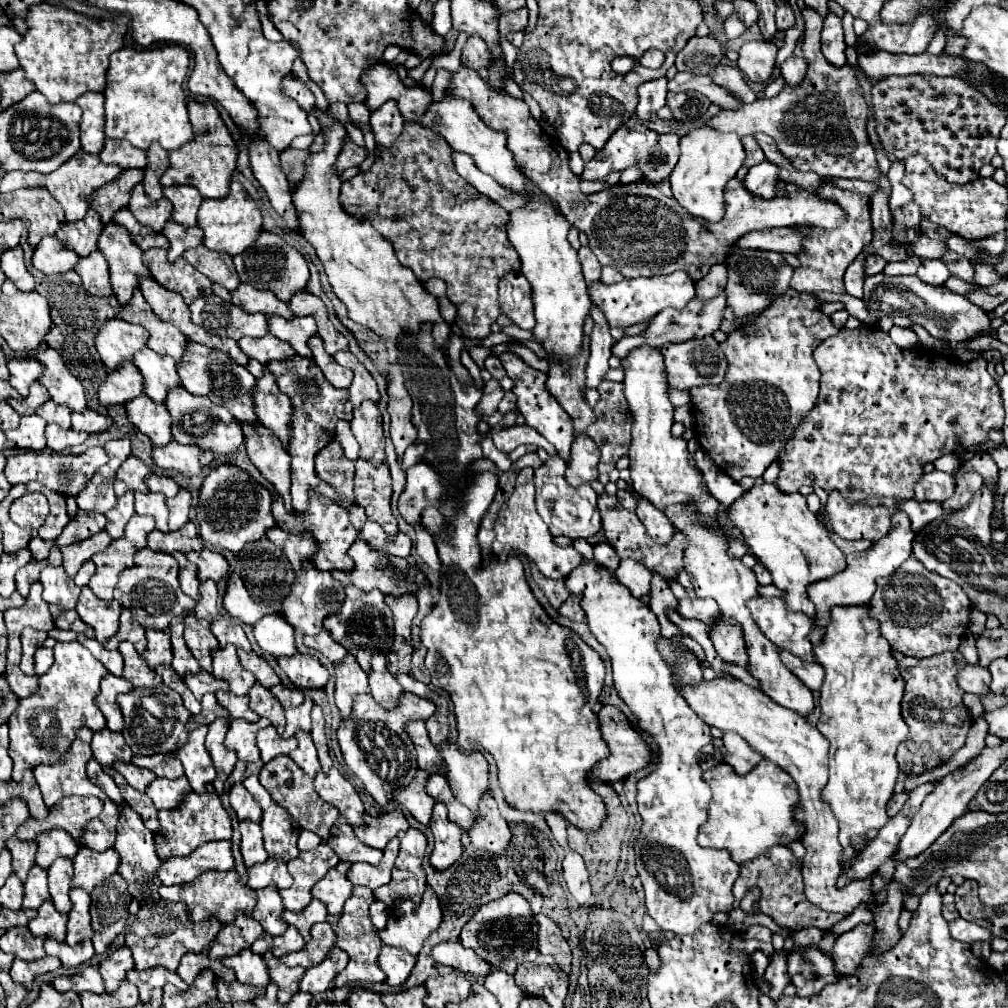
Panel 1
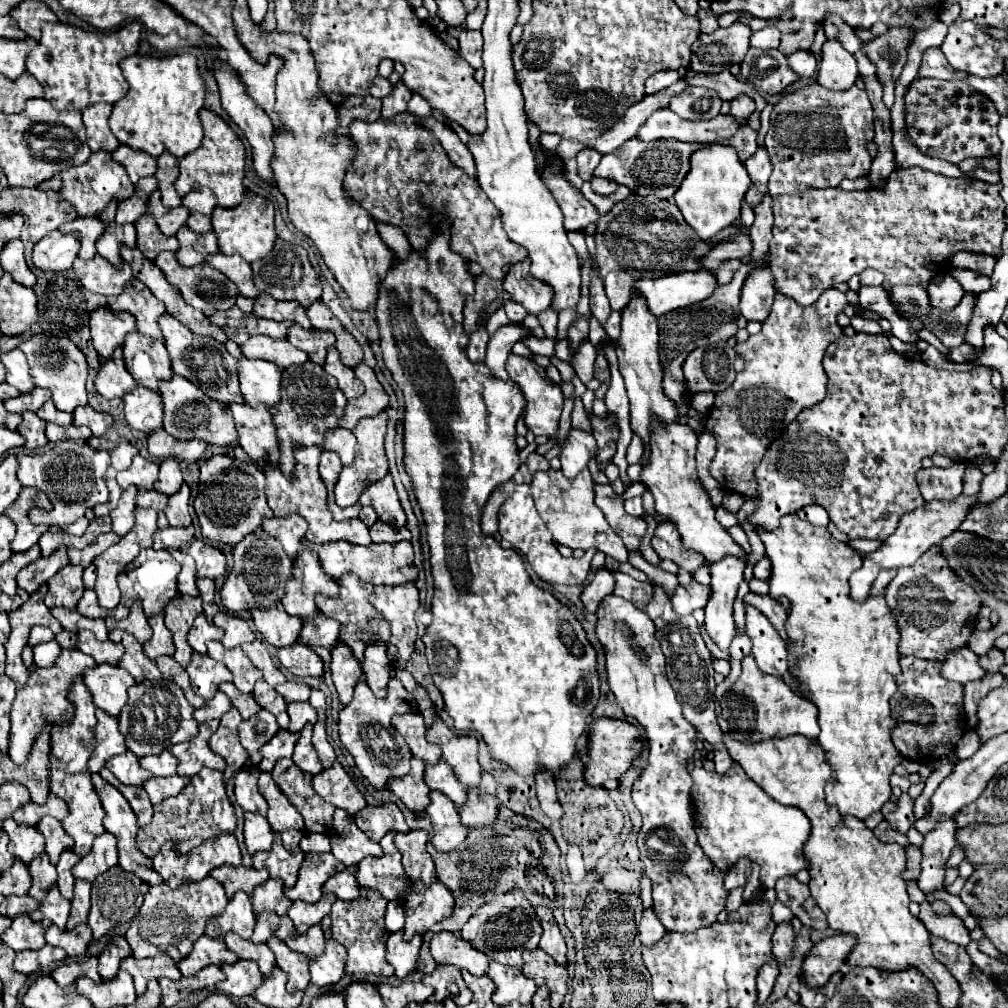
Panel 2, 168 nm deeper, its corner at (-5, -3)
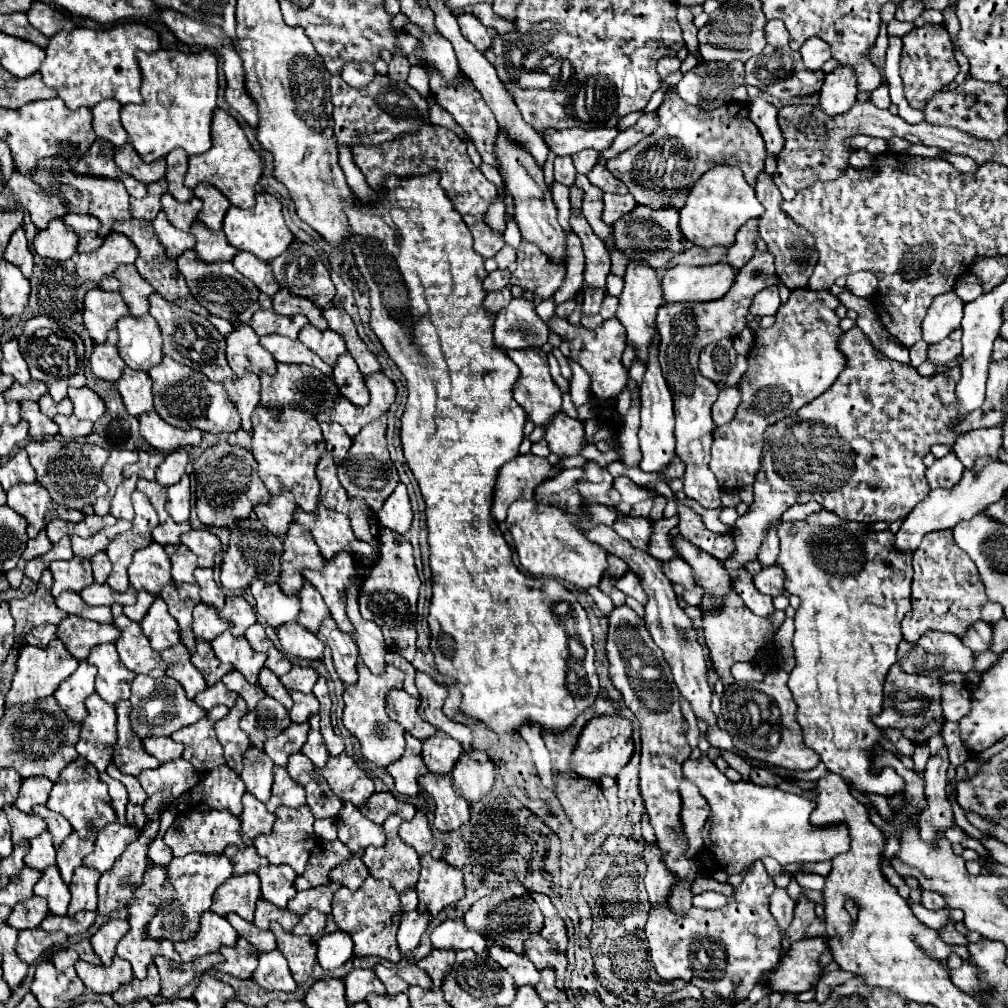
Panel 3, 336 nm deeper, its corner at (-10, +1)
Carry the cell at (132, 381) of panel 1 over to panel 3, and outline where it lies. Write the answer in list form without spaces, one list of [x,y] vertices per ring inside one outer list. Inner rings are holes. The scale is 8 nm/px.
[[[109,330],[109,336],[105,338],[105,344],[95,344],[93,354],[89,356],[91,372],[101,380],[117,382],[119,376],[123,374],[125,362],[121,360],[115,342],[117,342],[117,332]]]

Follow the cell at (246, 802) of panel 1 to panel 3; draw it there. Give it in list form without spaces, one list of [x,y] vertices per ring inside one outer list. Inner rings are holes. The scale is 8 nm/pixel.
[[[249,746],[243,756],[241,780],[245,782],[247,792],[251,792],[257,800],[267,802],[273,786],[273,760],[269,760],[263,750]]]

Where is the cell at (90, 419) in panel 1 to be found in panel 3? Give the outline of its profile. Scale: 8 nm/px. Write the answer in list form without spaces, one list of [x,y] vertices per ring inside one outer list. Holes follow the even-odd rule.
[[[83,386],[83,388],[69,388],[69,398],[75,404],[73,414],[81,420],[99,420],[105,414],[105,404],[99,398],[97,392],[93,392],[91,388]]]

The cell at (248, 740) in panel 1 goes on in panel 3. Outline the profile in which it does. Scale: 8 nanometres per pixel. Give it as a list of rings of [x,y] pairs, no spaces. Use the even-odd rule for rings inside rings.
[[[265,696],[259,700],[255,710],[247,712],[241,718],[241,728],[249,736],[251,744],[259,750],[263,748],[263,742],[267,738],[275,738],[279,732],[283,732],[291,724],[289,712],[283,704],[279,704],[275,698]]]

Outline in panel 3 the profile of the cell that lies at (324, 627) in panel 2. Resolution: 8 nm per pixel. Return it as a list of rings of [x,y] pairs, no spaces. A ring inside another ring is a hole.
[[[305,582],[299,592],[299,600],[301,600],[301,612],[299,612],[297,622],[301,626],[305,626],[307,630],[311,630],[313,634],[317,634],[323,620],[329,618],[329,610],[327,610],[321,594],[317,592],[317,588],[313,588],[313,584]]]

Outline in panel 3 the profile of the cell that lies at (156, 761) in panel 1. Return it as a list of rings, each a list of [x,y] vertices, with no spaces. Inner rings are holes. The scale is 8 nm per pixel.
[[[151,736],[149,740],[143,740],[143,746],[159,762],[169,762],[169,760],[181,758],[183,748],[185,748],[181,742],[175,742],[173,738],[157,738],[157,736]]]

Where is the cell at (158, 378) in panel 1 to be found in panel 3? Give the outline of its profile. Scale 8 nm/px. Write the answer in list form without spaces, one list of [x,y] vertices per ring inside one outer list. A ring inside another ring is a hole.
[[[151,314],[139,318],[123,316],[121,320],[117,320],[117,334],[119,334],[117,340],[119,356],[133,370],[149,372],[149,368],[161,362],[163,338]]]

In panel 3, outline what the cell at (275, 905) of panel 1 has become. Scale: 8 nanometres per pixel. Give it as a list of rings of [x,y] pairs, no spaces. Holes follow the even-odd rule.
[[[269,864],[257,876],[261,878],[261,896],[277,908],[287,908],[287,902],[297,894],[293,888],[293,880],[297,878],[293,868]]]

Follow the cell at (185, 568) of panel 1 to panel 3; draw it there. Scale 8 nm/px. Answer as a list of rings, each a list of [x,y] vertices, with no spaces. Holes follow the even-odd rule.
[[[183,544],[177,546],[165,546],[165,552],[171,560],[171,578],[175,582],[195,582],[193,570],[197,568],[197,556],[189,552]]]

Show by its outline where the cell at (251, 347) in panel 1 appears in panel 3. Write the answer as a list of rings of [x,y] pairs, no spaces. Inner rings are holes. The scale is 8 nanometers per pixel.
[[[261,336],[261,346],[271,352],[271,356],[277,362],[285,362],[285,364],[309,364],[319,368],[325,376],[331,376],[333,368],[329,368],[315,352],[311,352],[309,348],[305,348],[299,340],[289,340],[285,336]]]

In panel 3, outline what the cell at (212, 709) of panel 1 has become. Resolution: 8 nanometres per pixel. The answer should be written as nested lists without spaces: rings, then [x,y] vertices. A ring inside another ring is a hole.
[[[217,682],[215,686],[209,686],[195,696],[195,702],[205,710],[211,710],[217,704],[225,704],[227,708],[233,708],[235,700],[237,700],[237,692],[227,690],[223,682]]]

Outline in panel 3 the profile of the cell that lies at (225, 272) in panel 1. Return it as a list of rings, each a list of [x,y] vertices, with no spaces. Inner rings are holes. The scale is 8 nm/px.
[[[239,252],[233,260],[233,264],[237,266],[237,270],[247,276],[249,280],[255,282],[255,286],[267,294],[267,296],[273,296],[281,290],[281,286],[277,284],[275,276],[273,276],[273,270],[269,268],[269,262],[253,256],[251,252]]]

